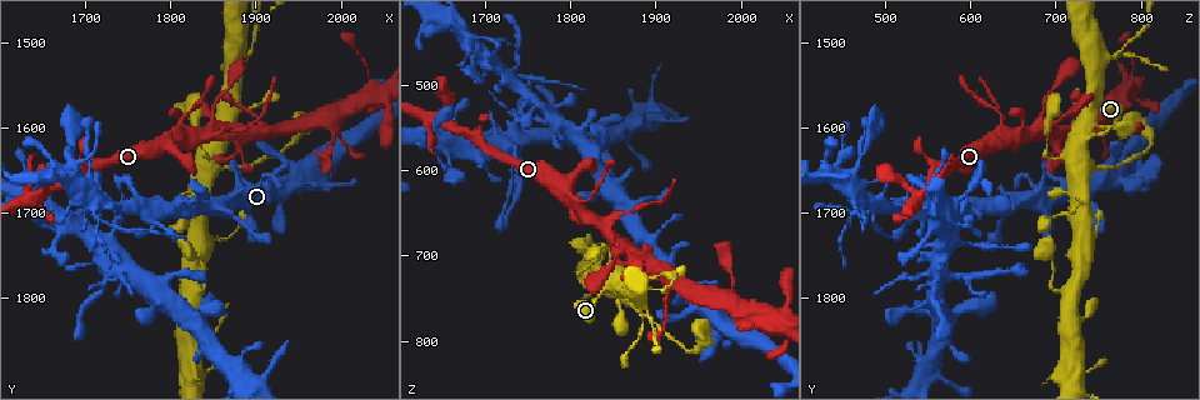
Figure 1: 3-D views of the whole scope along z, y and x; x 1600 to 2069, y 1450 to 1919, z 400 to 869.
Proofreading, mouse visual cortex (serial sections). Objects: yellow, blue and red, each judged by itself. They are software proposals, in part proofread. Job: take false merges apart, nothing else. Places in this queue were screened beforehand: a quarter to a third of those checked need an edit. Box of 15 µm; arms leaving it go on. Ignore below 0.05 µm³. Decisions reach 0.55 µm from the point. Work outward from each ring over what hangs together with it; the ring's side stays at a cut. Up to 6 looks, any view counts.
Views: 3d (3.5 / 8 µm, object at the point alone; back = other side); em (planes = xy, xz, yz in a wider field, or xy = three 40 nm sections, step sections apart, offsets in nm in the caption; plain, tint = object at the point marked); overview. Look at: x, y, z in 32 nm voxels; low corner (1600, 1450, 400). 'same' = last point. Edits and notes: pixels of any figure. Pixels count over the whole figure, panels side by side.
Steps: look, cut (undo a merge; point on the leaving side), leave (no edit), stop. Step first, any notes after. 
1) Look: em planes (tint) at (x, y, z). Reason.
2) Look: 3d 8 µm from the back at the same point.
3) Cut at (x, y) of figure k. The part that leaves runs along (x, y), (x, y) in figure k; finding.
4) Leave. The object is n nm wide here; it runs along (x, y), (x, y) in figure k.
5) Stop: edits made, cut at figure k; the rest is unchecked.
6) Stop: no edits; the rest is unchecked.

Look: 3d 3.5 µm at (1815, 1590, 640). Thick turns thin.

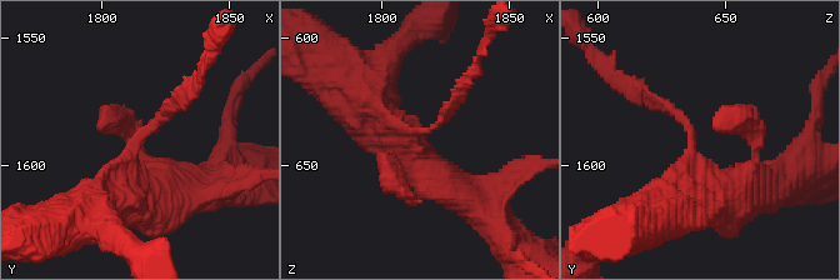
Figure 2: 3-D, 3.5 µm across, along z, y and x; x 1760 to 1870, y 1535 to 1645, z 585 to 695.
Look: em planes (tint) at (1813, 1591, 638). The arms are 150, 450 nm wide; need the tissue.

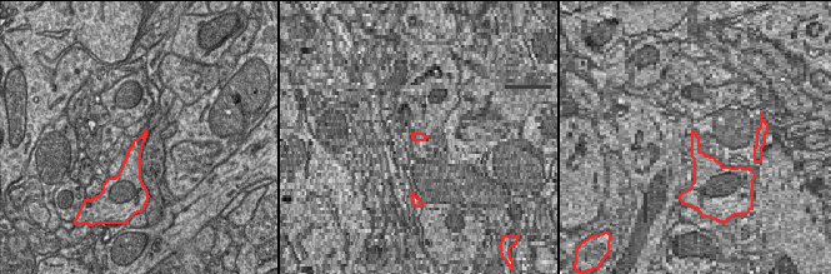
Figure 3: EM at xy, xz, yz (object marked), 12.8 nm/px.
Leave. It runs along (105, 209), (121, 201), (136, 140), (183, 98) in figure 2; all the same cell.

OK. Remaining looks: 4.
Look: 3d 3.5 µm at (1840, 1640, 730). Abrupt turn.

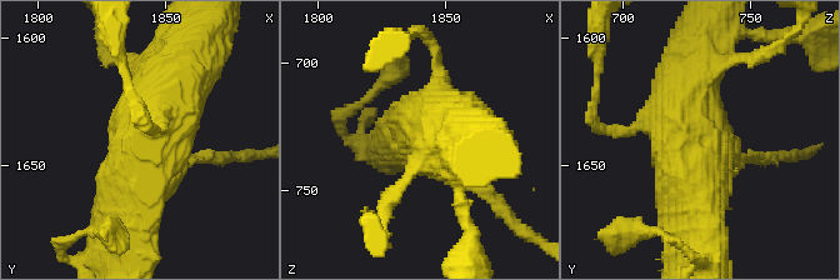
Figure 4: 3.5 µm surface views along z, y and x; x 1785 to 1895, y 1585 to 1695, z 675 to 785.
Look: em xy step 3 (plain) at the same point.

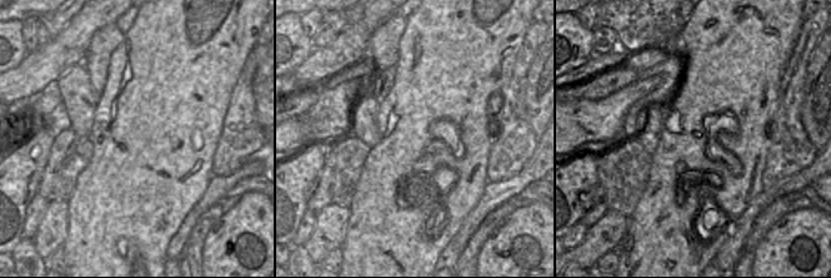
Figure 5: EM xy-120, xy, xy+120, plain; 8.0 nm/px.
Look: em xy step 3 (tint) at the same point. With the object marked.

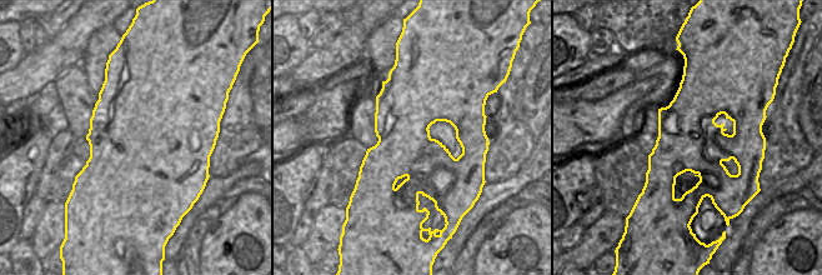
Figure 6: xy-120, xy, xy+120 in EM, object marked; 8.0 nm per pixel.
Leave. It runs along (153, 63), (126, 208) in figure 4; continuous, no second cell.

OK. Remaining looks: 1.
Stop: no edits; the rest is unchecked.

